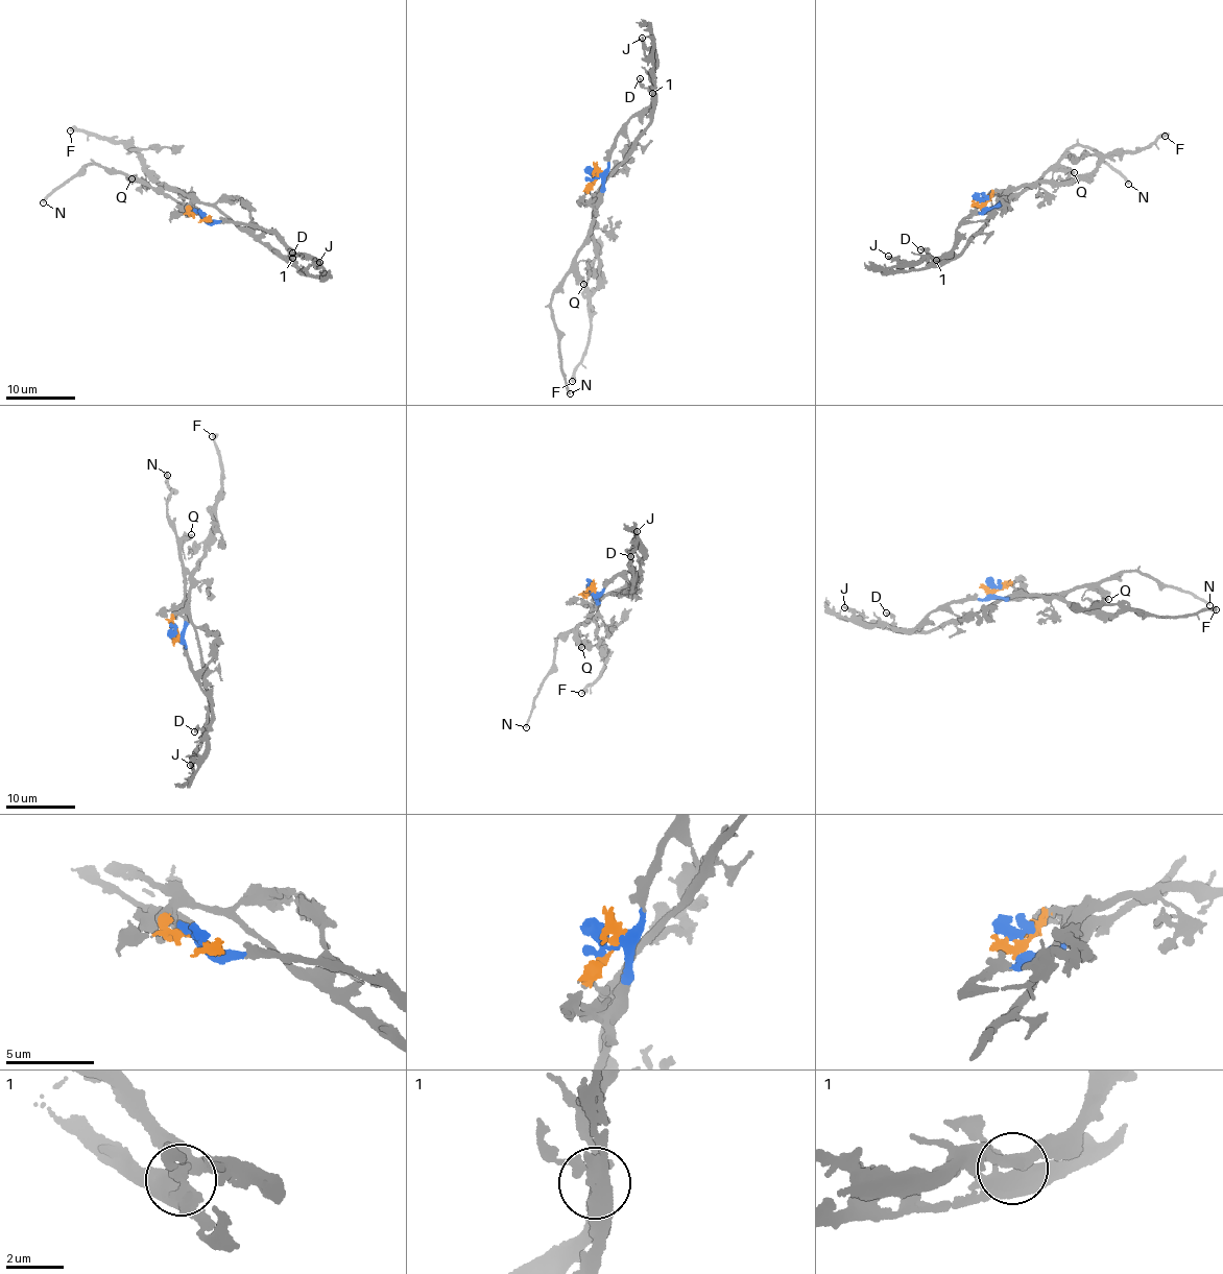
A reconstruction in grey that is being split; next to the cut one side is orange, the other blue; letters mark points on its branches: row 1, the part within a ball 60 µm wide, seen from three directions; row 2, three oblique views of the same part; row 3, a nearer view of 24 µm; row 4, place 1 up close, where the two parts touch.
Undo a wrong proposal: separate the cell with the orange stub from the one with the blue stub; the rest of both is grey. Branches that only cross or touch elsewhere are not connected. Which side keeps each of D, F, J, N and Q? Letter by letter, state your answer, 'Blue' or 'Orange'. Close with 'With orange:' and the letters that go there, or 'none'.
D: Orange
F: Orange
J: Blue
N: Blue
Q: Blue
With orange: D, F

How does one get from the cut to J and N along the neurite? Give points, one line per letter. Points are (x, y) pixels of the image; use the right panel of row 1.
J: (982, 202), (984, 206), (981, 211), (962, 220), (949, 253), (905, 263), (887, 256)
N: (982, 202), (986, 208), (1011, 201), (1039, 184), (1047, 172), (1057, 168), (1071, 147), (1082, 144), (1128, 184)

